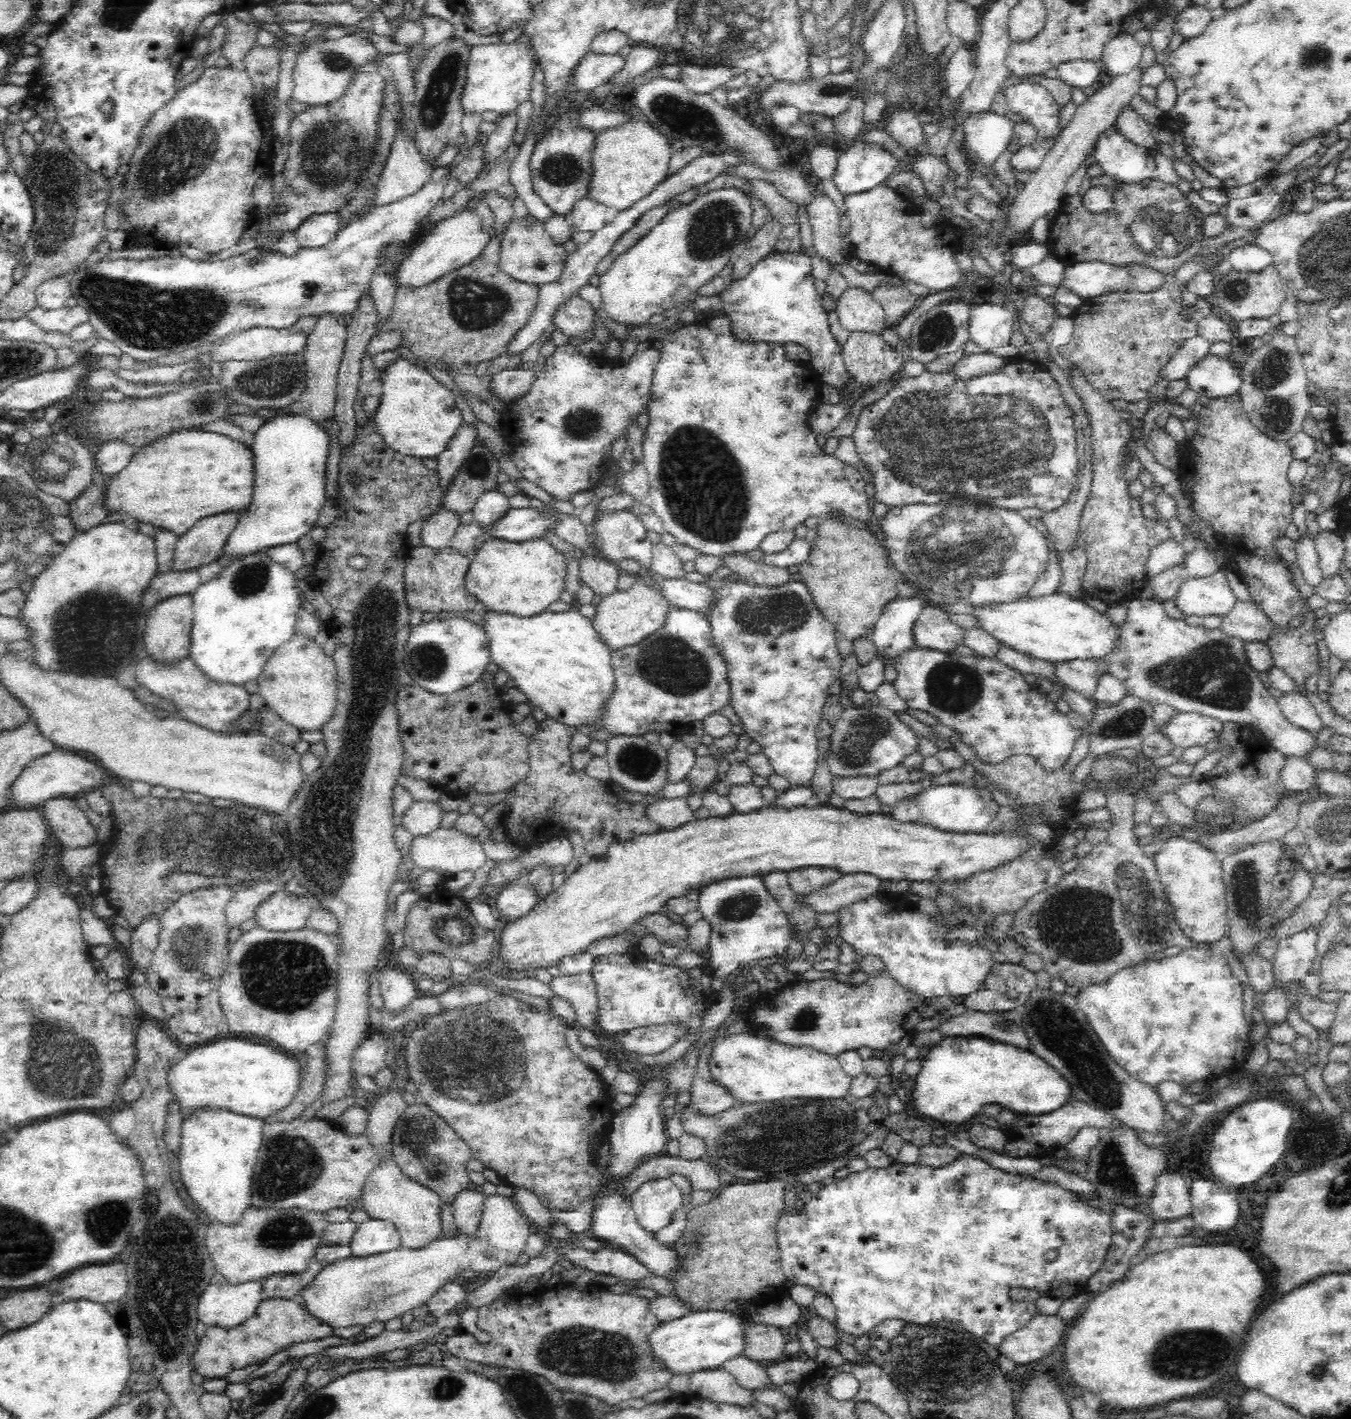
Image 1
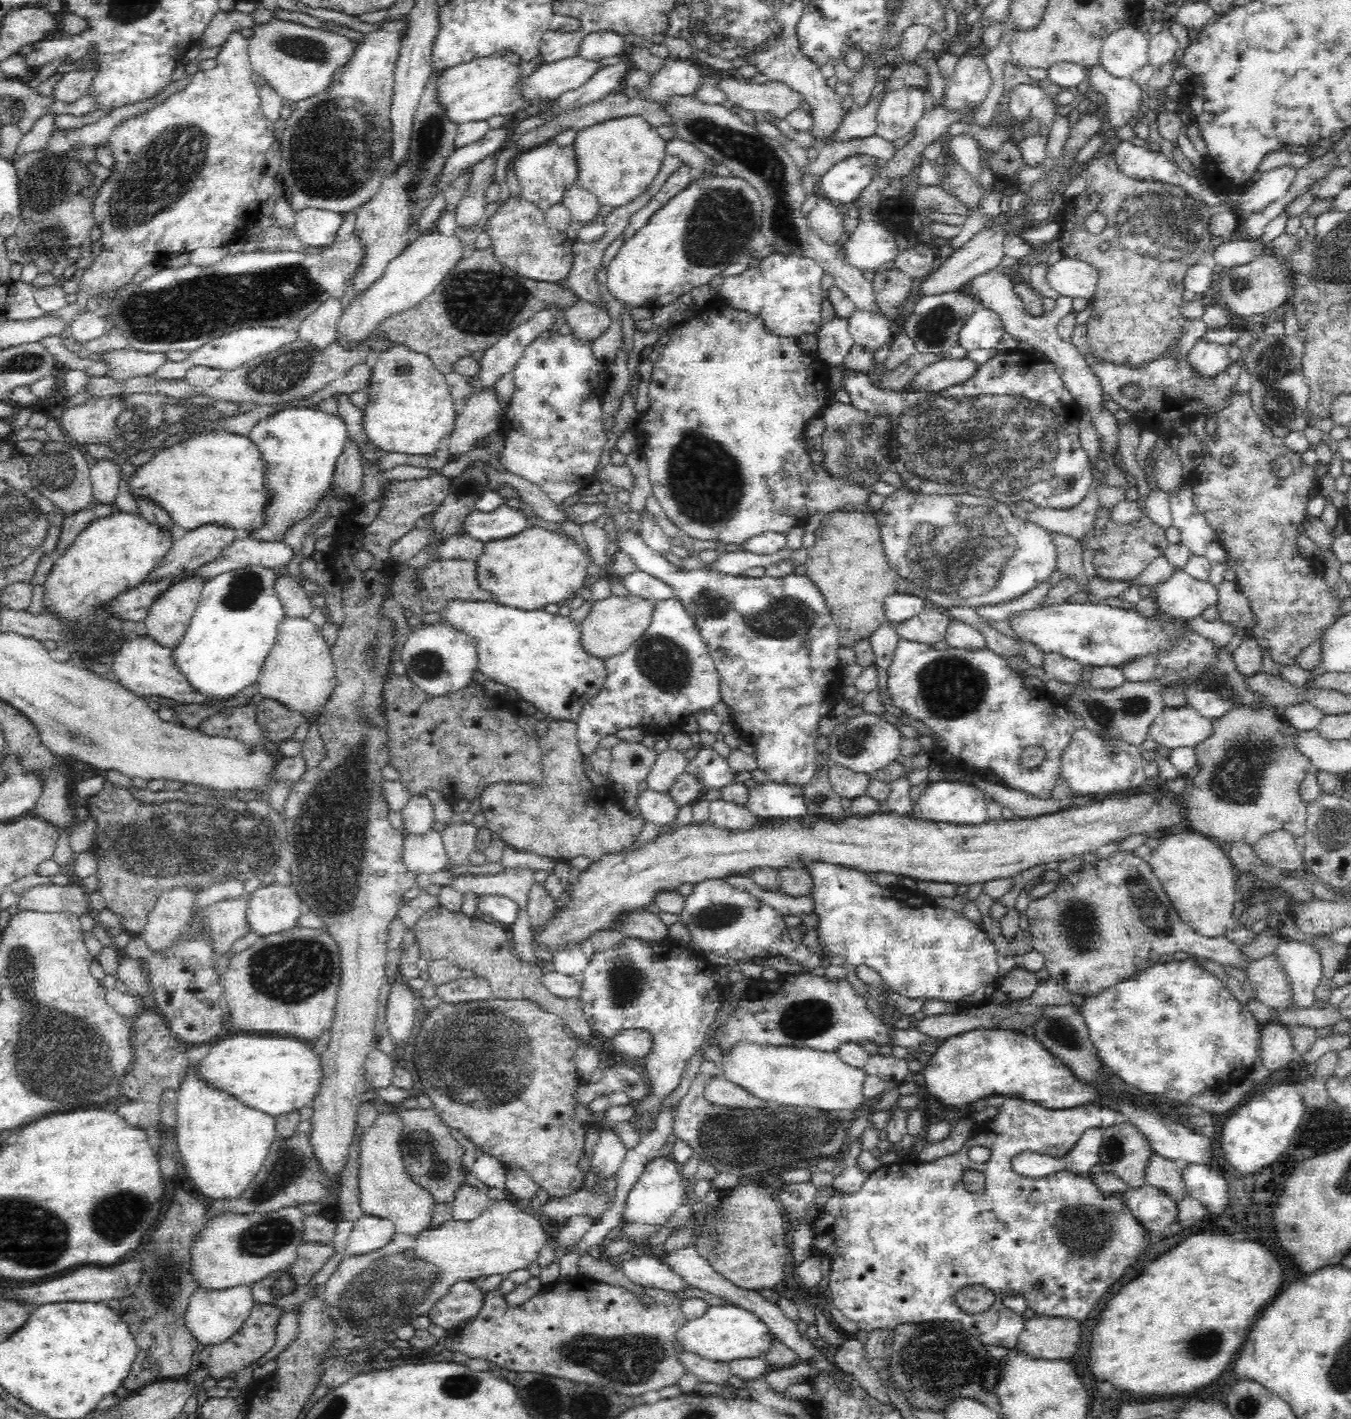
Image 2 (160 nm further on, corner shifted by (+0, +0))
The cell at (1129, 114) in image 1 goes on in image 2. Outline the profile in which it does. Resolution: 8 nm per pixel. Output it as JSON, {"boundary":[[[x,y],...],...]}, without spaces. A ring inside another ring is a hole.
{"boundary":[[[1100,63],[1086,69],[1086,76],[1094,90],[1107,98],[1111,132],[1124,126],[1129,126],[1131,131],[1138,124],[1138,118],[1143,118],[1139,105],[1140,87],[1130,77],[1116,78]]]}

